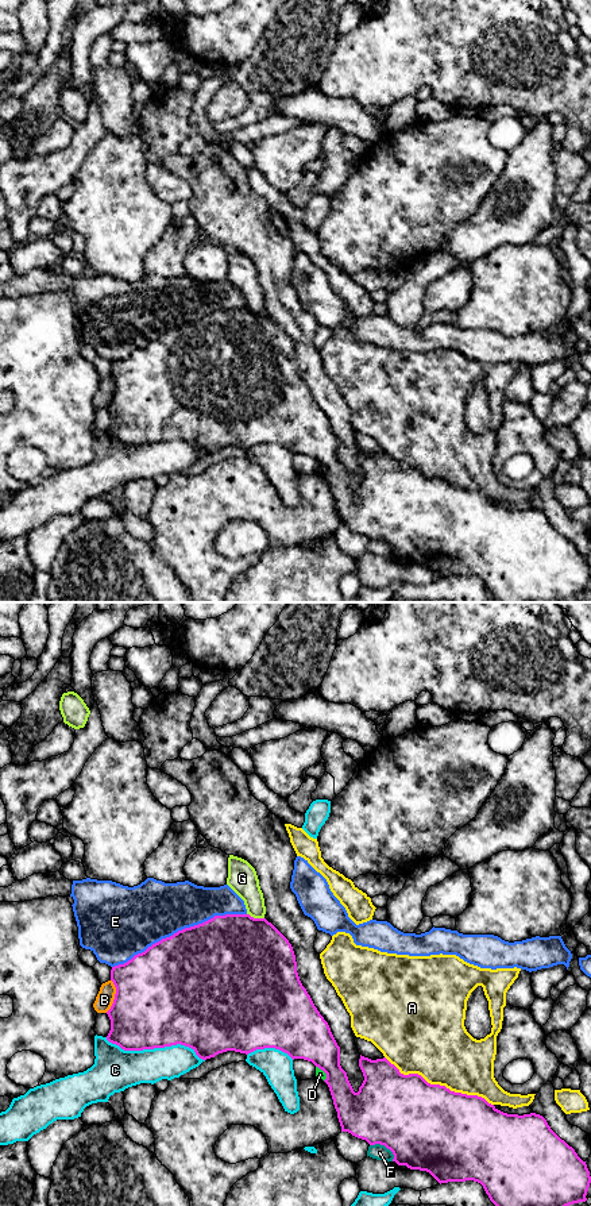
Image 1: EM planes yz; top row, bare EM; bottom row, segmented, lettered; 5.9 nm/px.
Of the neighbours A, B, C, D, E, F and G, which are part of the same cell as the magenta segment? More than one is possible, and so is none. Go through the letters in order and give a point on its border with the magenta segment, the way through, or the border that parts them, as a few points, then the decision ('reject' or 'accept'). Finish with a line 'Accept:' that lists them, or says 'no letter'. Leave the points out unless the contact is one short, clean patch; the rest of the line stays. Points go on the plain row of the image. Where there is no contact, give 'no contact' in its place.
A: yz (439, 480) | reject
B: yz (115, 390) | reject
C: yz (155, 442) | reject
D: yz (324, 466) | along yz (316, 461), (325, 469), (324, 476) | reject
E: yz (178, 326) | reject
F: yz (385, 540) | reject
G: yz (255, 313) | reject
Accept: no letter

